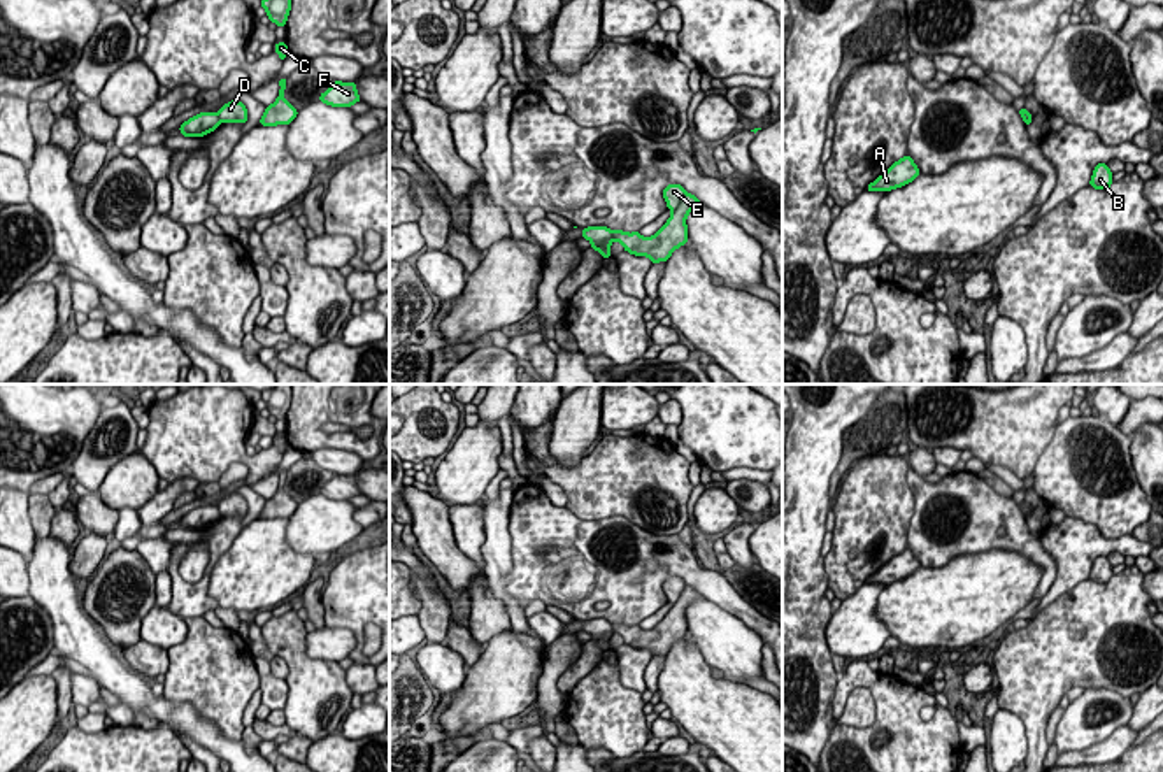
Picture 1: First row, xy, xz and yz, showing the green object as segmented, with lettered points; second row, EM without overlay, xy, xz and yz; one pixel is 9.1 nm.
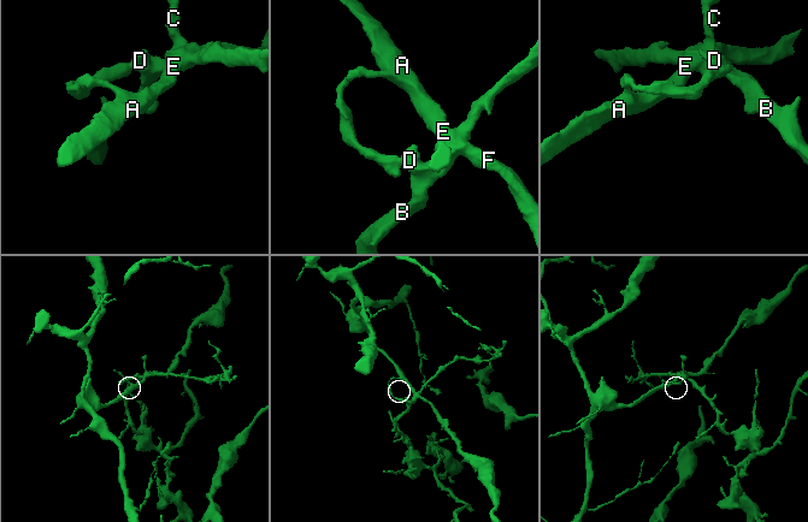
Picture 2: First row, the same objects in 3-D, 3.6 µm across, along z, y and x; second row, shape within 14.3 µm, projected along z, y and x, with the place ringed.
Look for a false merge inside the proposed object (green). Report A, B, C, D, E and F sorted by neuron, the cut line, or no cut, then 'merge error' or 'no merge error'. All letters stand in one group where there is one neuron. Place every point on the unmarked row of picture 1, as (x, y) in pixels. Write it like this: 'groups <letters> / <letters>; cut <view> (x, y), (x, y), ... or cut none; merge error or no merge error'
groups A E F / B C D; cut xz (686, 586), (674, 604); merge error

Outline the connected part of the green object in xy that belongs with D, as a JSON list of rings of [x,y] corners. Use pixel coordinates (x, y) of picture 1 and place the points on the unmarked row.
[[[232,493],[218,504],[218,509],[223,516],[246,516],[247,502],[242,495]]]

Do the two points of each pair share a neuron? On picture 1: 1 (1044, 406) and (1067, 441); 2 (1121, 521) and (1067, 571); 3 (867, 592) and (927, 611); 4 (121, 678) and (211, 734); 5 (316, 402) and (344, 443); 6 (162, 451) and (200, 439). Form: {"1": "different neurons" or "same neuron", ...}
{"1": "different neurons", "2": "different neurons", "3": "different neurons", "4": "same neuron", "5": "same neuron", "6": "same neuron"}

